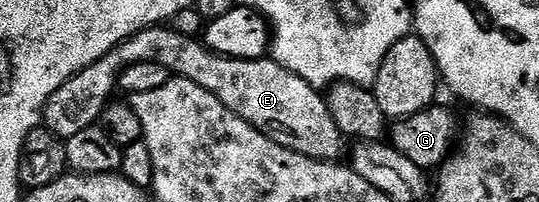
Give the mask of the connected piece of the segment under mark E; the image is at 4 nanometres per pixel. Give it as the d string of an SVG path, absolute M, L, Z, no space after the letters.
M169 25L145 27L140 33L113 47L108 54L100 57L100 61L88 65L88 69L80 69L76 77L64 81L64 85L52 93L46 106L46 130L65 141L95 126L101 120L106 104L115 98L120 73L124 73L128 65L136 65L140 61L153 61L155 65L164 65L171 76L196 81L200 89L208 89L208 93L232 109L236 117L248 121L248 125L264 133L264 137L276 141L276 145L284 145L284 149L304 153L304 157L325 163L343 158L344 137L340 129L336 129L336 121L332 121L332 113L328 113L328 105L319 88L296 77L296 73L284 69L273 58L228 59L210 50L205 42L176 33Z

